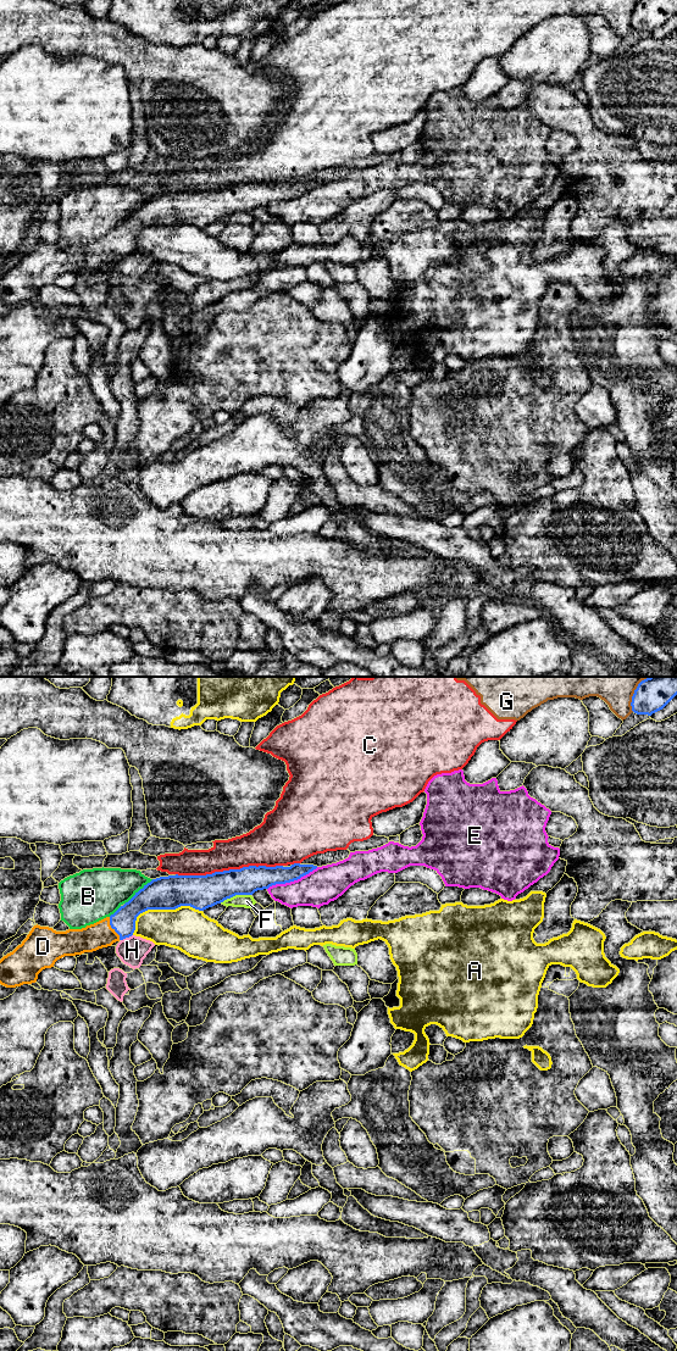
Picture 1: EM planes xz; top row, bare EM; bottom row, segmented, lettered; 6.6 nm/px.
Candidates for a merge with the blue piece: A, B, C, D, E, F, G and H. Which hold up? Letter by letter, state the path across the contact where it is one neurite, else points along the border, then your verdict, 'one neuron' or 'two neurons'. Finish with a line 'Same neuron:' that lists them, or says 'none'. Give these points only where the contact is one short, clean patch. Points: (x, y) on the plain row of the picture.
A: two neurons
B: two neurons
C: two neurons
D: one neuron
E: two neurons
F: two neurons
G: two neurons
H: two neurons
Same neuron: D

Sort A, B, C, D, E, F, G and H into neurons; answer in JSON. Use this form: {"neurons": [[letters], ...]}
{"neurons": [["A"], ["B"], ["C", "G"], ["D"], ["E"], ["F"], ["H"]]}

